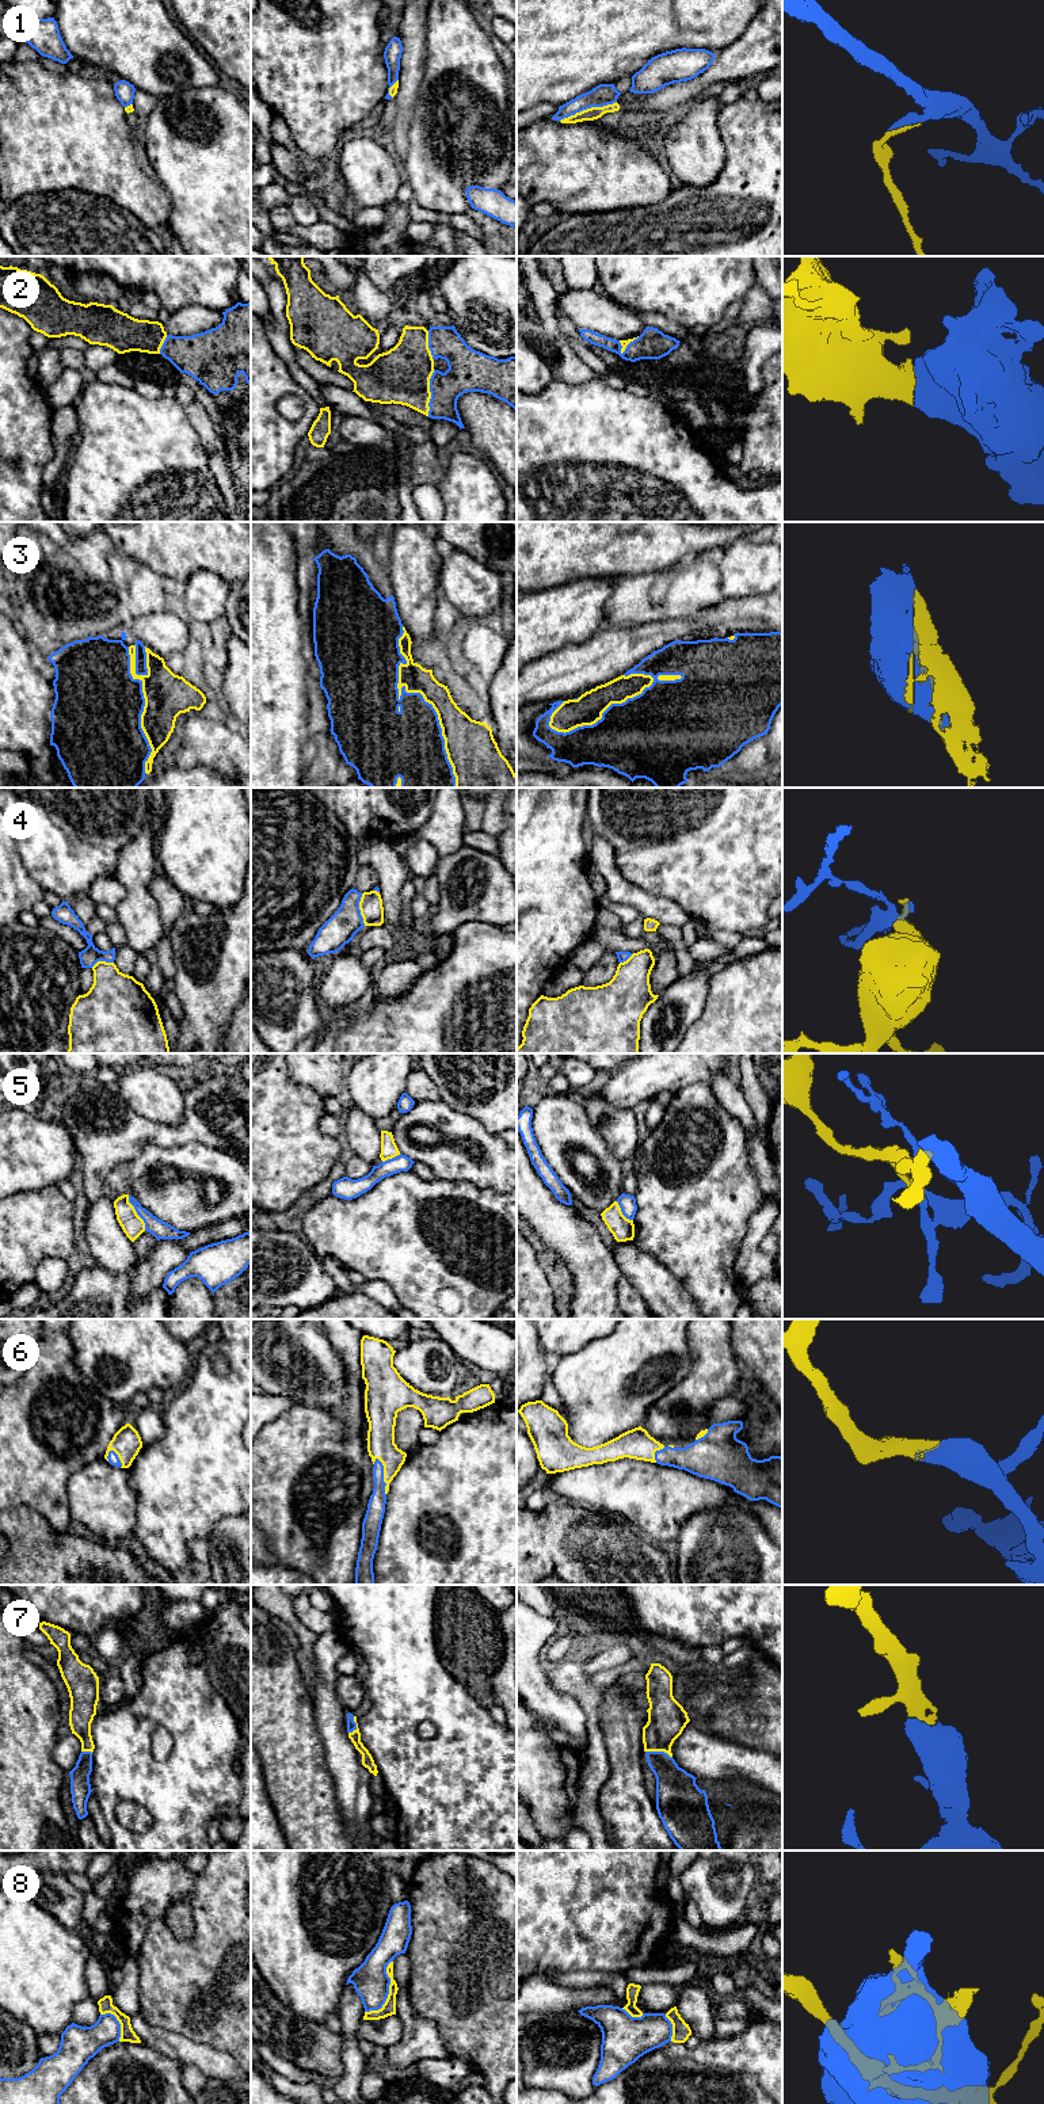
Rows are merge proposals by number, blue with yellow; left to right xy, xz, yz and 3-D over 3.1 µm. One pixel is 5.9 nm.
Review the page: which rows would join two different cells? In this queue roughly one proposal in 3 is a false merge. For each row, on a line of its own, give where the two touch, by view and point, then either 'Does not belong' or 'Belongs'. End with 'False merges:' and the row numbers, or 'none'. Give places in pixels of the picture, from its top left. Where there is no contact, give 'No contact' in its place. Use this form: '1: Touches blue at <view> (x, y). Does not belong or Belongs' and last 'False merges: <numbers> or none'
1: Touches blue at yz (587, 107). Does not belong
2: Touches blue at xz (430, 391). Belongs
3: Touches blue at xz (422, 697). Belongs
4: Touches blue at xz (359, 910). Does not belong
5: Touches blue at xy (137, 1214). Does not belong
6: Touches blue at xz (383, 1477). Belongs
7: Touches blue at yz (659, 1752). Belongs
8: Touches blue at xz (388, 1992). Does not belong
False merges: 1, 4, 5, 8

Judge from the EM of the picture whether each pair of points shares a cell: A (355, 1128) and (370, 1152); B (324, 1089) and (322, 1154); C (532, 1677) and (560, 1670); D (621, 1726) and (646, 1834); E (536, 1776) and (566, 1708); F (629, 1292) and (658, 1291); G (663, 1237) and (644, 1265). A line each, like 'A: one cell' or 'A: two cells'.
A: one cell
B: two cells
C: two cells
D: one cell
E: two cells
F: two cells
G: two cells

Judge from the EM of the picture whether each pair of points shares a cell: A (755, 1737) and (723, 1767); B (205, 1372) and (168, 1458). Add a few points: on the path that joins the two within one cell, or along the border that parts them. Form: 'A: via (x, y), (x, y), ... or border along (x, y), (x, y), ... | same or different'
A: border along (715, 1735), (768, 1752) | different
B: via (205, 1394), (205, 1421), (190, 1436) | same

